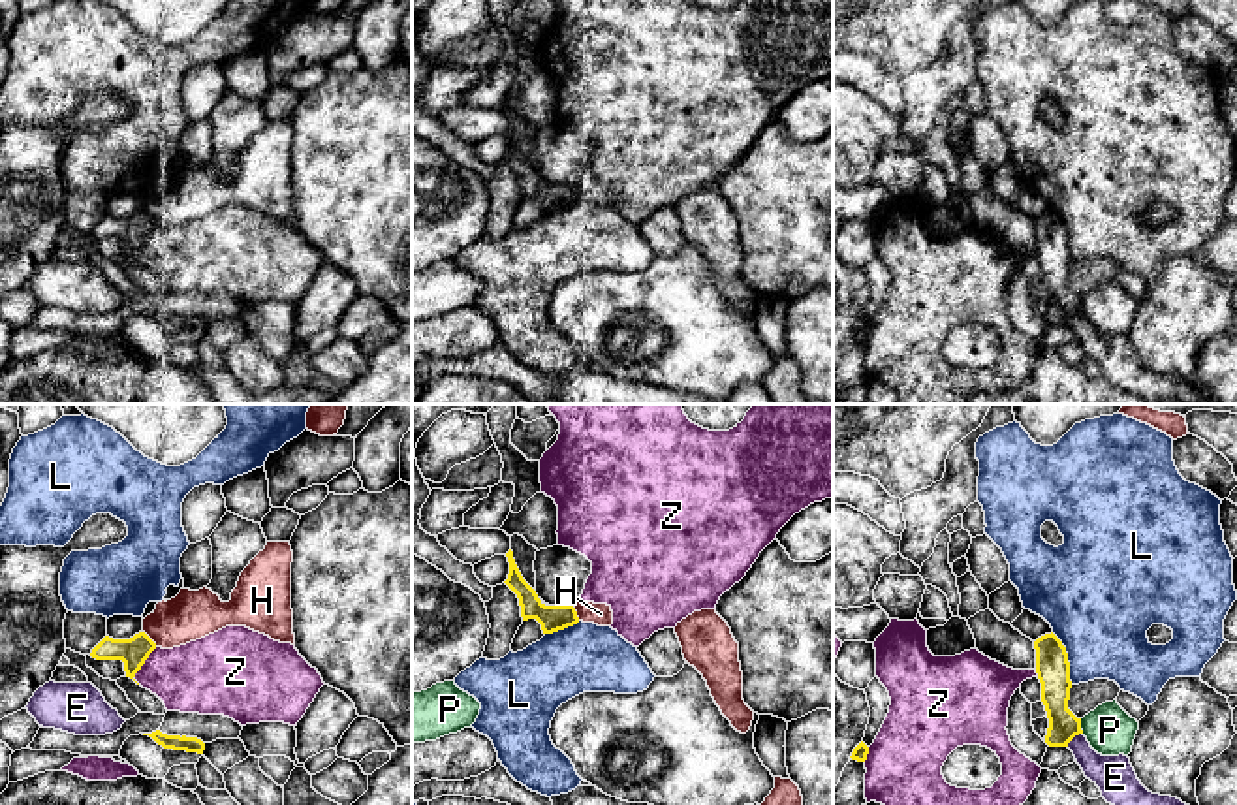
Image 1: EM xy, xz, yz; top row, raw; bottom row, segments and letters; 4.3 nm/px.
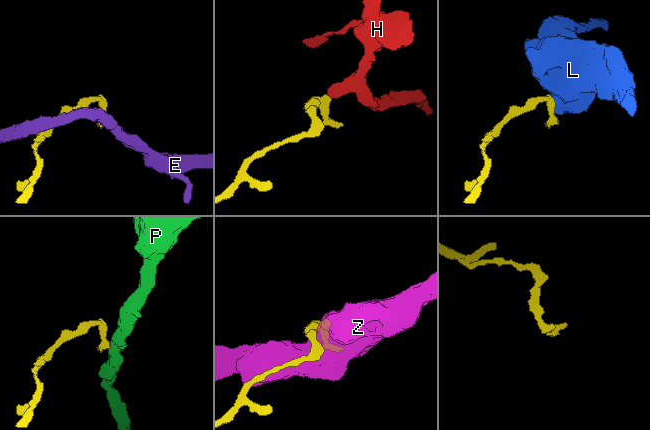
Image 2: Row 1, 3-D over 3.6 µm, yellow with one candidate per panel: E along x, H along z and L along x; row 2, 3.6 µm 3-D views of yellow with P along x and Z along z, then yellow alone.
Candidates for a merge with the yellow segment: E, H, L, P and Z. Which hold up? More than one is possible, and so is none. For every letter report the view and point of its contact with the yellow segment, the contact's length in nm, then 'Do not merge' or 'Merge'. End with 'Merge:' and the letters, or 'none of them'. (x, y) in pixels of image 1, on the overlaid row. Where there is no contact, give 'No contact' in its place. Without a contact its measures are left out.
E: Touches yellow at yz (1074, 736). Shared border 90 nm. Do not merge
H: Touches yellow at xy (149, 638). Shared border 90 nm. Do not merge
L: Touches yellow at yz (1066, 659). Shared border 240 nm. Do not merge
P: Touches yellow at yz (1080, 726). Shared border 70 nm. Do not merge
Z: Touches yellow at xy (141, 664). Shared border 180 nm. Do not merge
Merge: none of them

